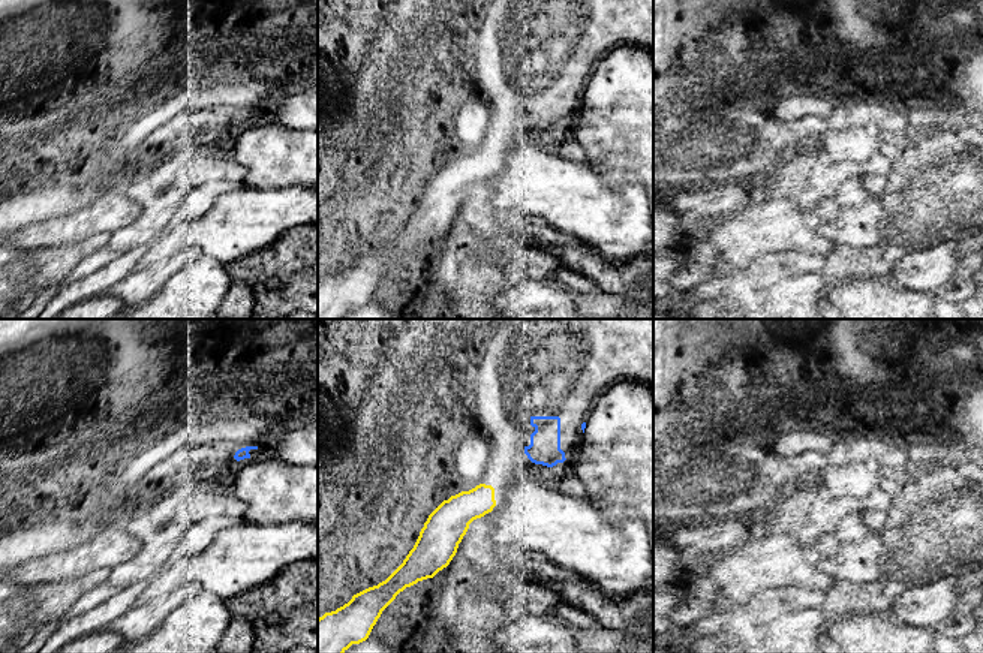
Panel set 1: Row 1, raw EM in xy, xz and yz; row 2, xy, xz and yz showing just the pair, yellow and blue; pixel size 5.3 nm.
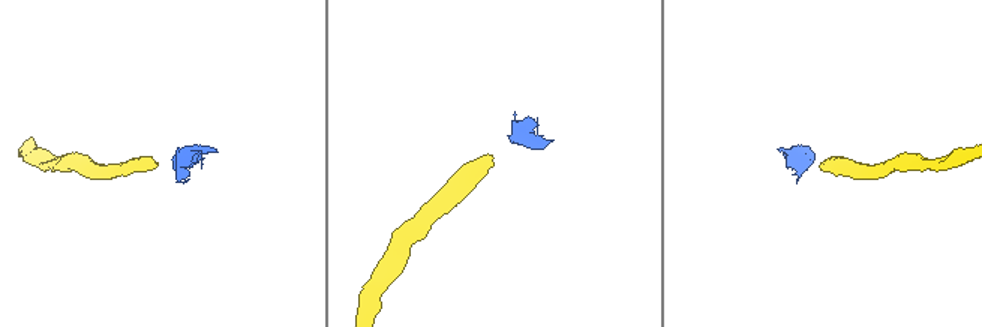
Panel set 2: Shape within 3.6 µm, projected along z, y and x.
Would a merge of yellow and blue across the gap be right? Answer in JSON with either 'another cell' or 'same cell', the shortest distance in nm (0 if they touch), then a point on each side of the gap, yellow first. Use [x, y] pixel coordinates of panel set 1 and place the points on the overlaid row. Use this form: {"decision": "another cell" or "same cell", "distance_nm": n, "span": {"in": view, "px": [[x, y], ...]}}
{"decision": "same cell", "distance_nm": 240, "span": {"in": "xz", "px": [[493, 489], [528, 457]]}}

